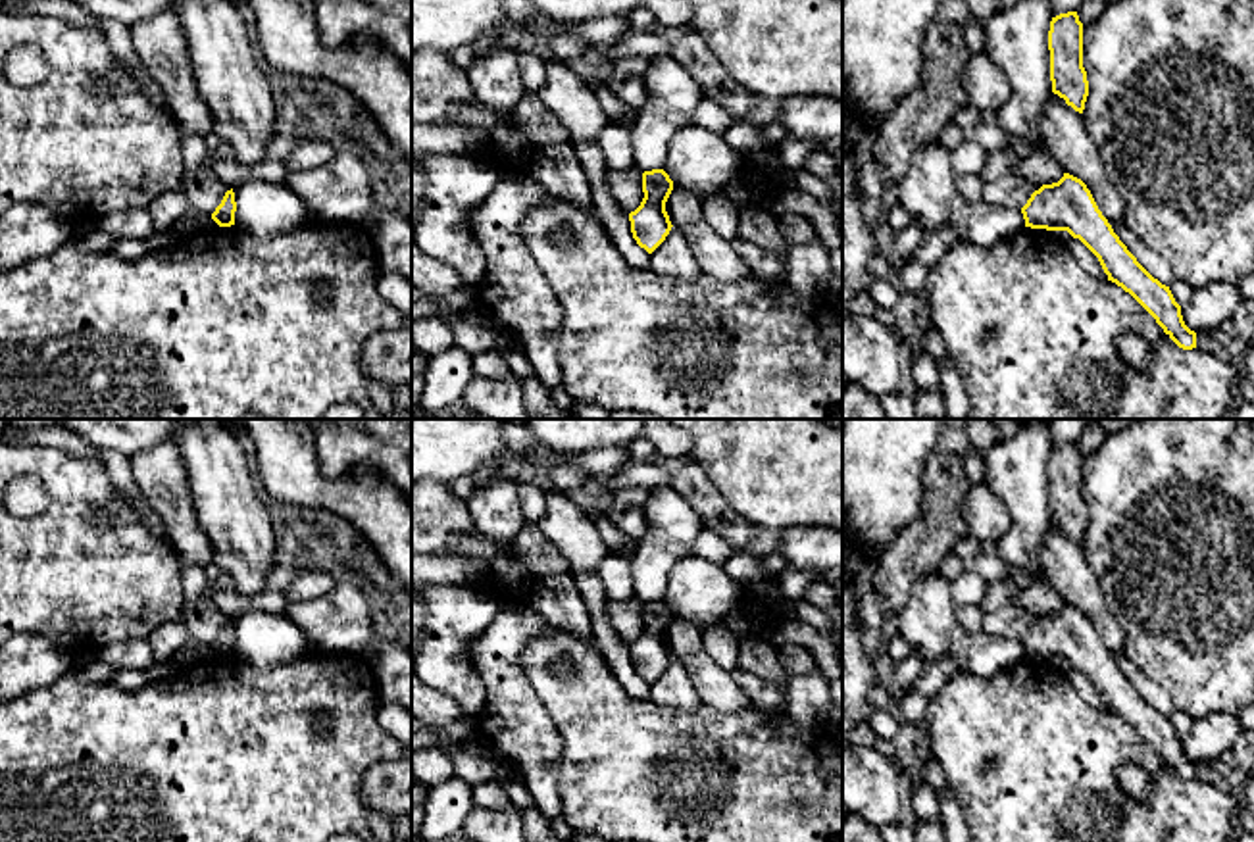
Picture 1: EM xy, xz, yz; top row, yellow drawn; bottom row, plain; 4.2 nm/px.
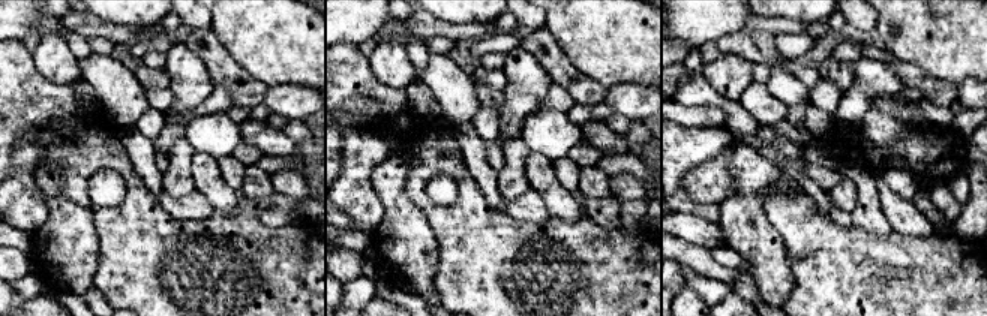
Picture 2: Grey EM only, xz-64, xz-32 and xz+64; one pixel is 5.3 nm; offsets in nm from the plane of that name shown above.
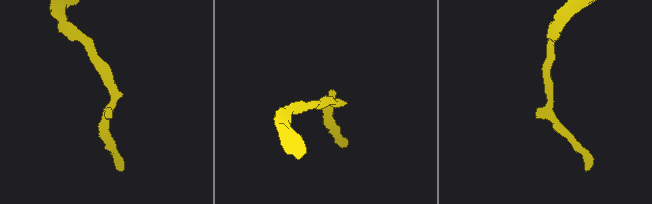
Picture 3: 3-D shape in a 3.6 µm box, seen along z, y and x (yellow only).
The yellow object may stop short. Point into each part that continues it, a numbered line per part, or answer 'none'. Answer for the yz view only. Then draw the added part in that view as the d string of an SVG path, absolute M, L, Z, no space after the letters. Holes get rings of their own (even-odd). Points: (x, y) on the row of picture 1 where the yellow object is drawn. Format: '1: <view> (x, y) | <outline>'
none

